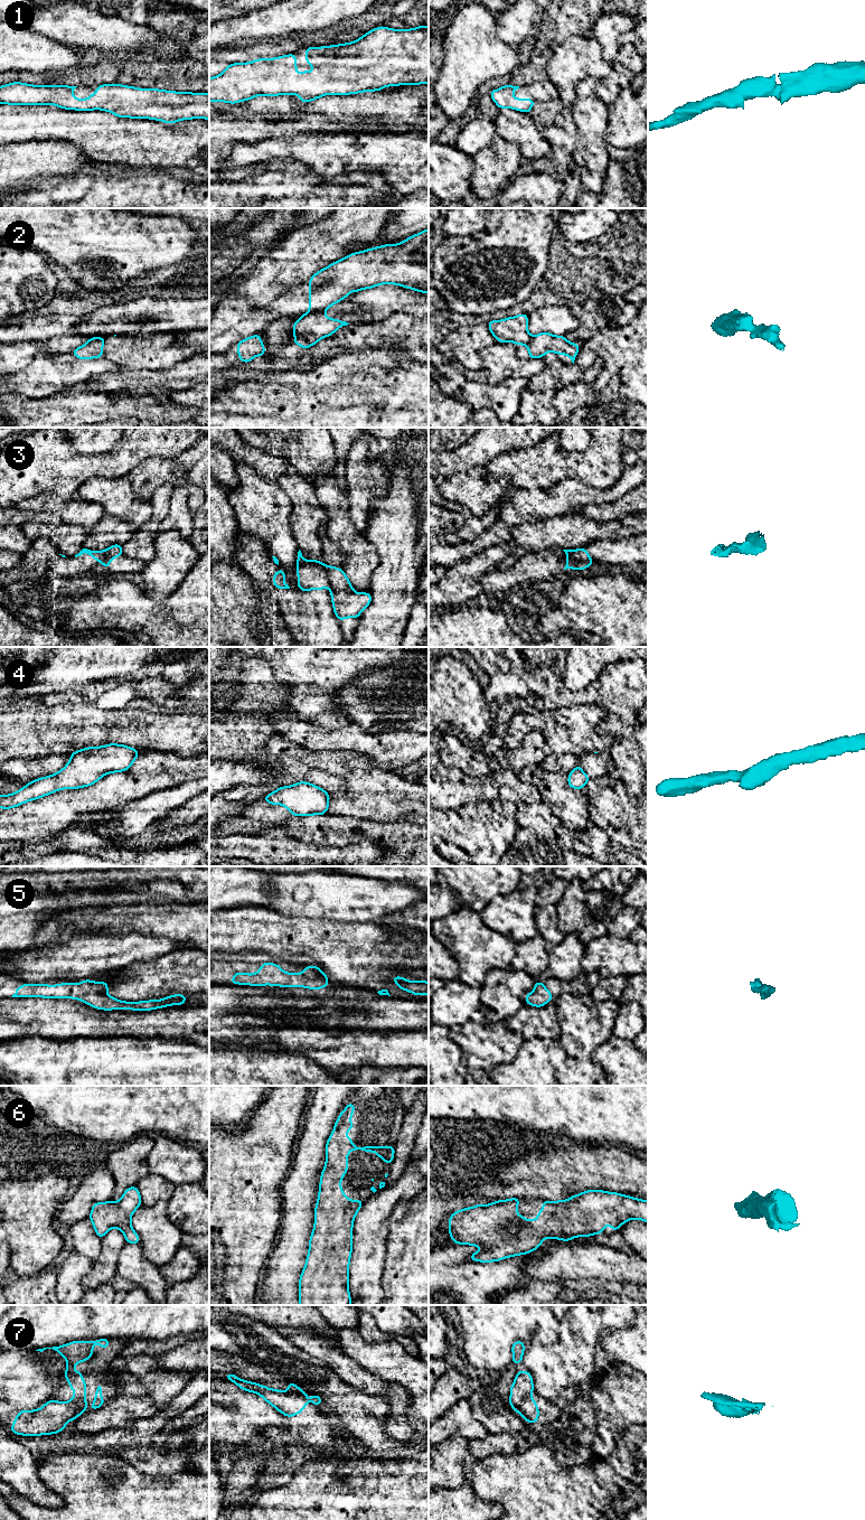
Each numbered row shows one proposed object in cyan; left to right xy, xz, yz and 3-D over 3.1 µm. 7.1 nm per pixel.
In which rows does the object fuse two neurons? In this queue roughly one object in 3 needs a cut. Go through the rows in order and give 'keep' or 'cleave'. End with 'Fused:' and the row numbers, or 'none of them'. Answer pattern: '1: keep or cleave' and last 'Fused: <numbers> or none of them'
1: keep
2: cleave
3: cleave
4: keep
5: keep
6: keep
7: cleave
Fused: 2, 3, 7

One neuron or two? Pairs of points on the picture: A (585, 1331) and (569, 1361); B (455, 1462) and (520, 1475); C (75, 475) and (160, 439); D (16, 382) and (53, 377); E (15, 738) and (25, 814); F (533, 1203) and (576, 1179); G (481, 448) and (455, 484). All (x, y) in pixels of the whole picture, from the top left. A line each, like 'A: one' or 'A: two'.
A: one
B: two
C: one
D: one
E: two
F: two
G: two

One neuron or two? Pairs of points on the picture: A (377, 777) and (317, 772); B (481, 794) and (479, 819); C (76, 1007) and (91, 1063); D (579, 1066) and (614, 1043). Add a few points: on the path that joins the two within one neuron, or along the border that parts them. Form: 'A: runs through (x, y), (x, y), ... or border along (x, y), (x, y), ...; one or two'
A: runs through (363, 777), (347, 777), (339, 772), (331, 772); one
B: border along (497, 797), (491, 800), (467, 803), (455, 810); two
C: border along (116, 1035), (94, 1037), (91, 1039); two
D: border along (609, 1038), (592, 1054), (602, 1073); two

